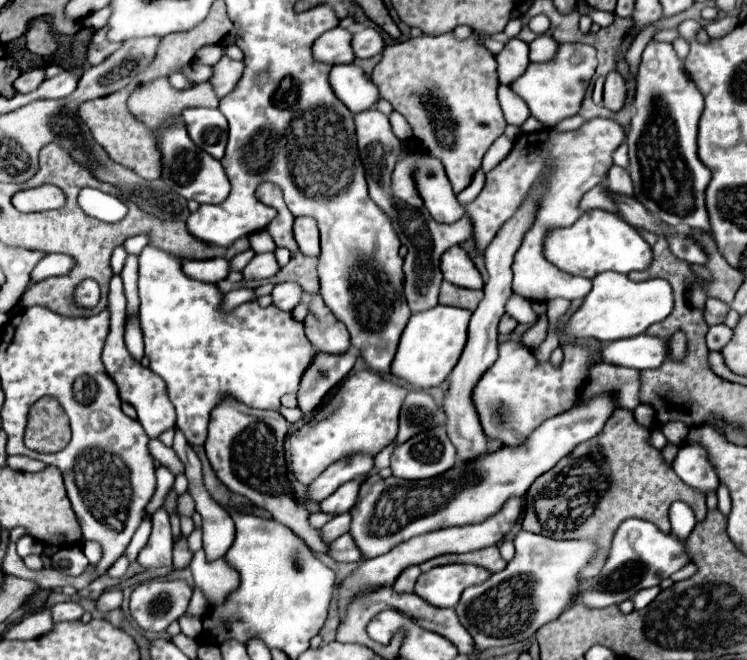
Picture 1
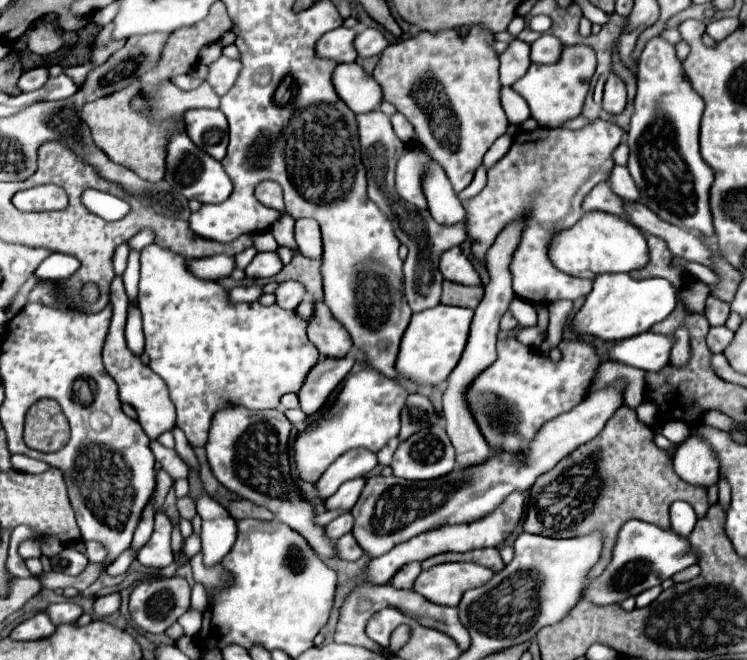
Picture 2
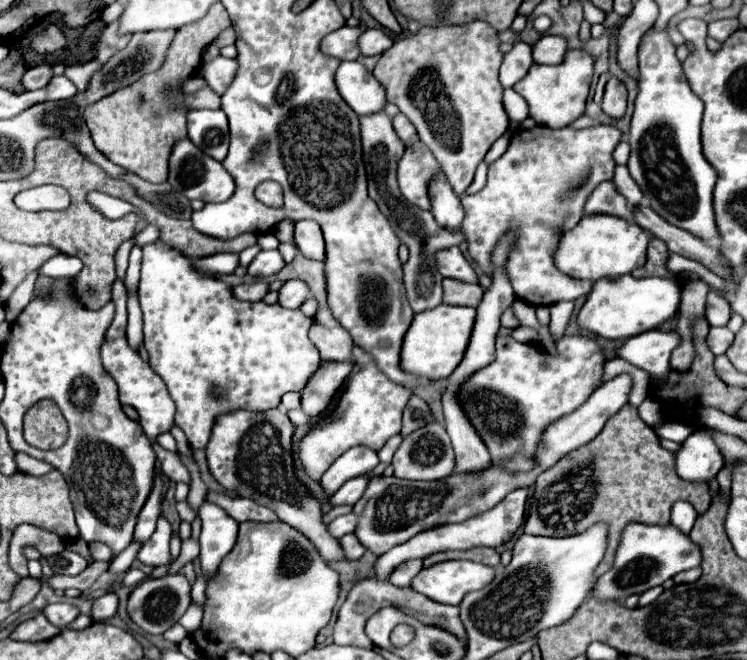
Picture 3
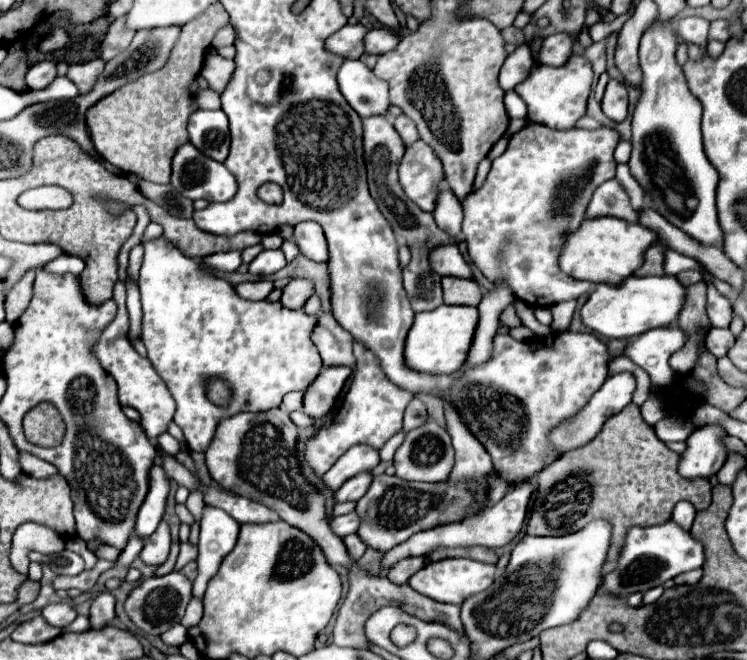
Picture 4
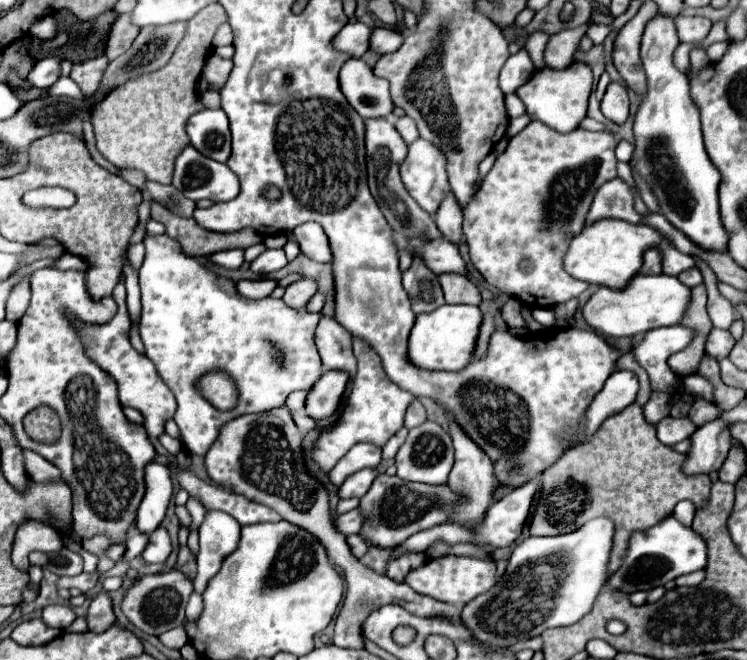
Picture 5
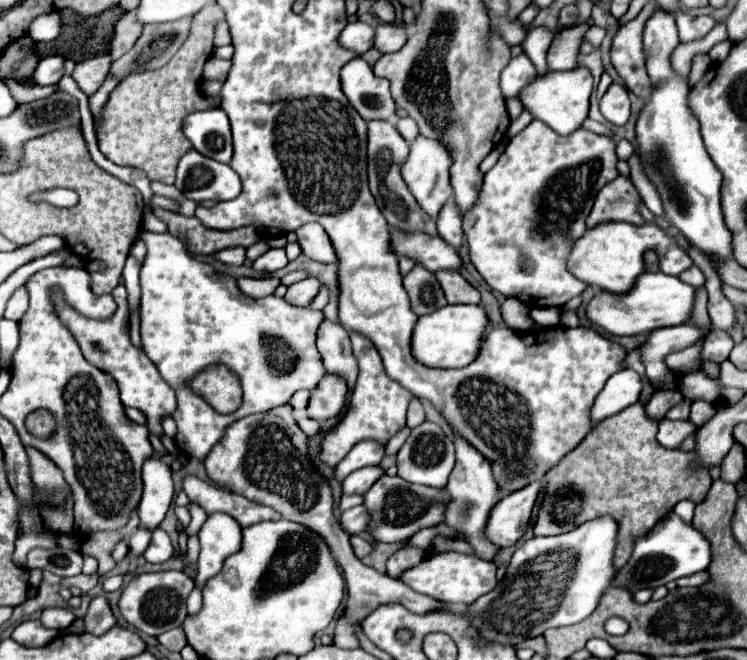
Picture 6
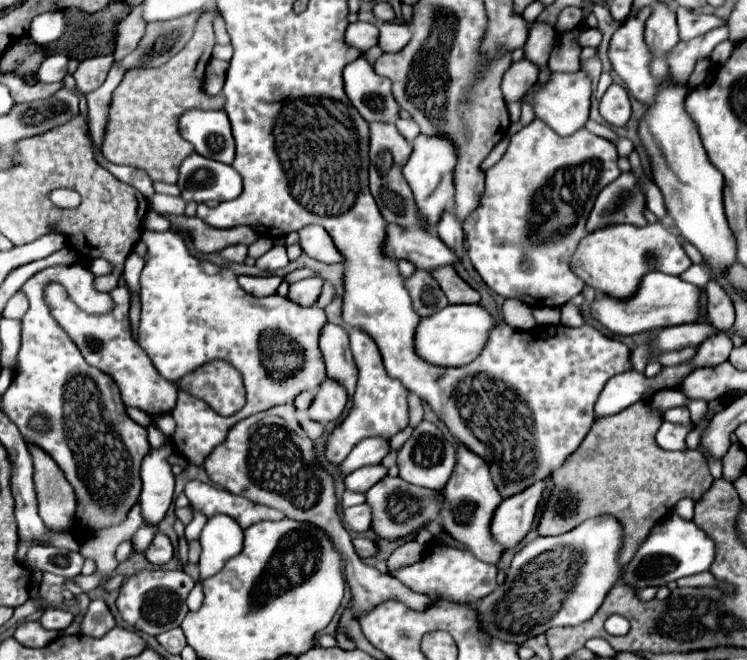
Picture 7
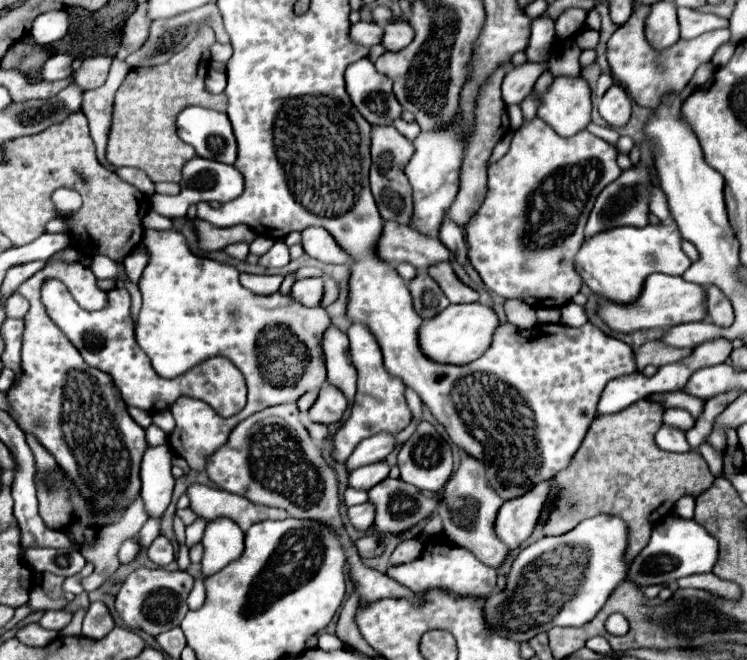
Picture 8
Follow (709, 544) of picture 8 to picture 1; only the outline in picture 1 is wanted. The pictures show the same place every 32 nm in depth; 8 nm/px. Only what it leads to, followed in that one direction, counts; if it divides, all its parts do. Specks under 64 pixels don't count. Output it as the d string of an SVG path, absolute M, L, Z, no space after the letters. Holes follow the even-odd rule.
M630 518L616 530L610 556L602 568L602 574L590 580L584 580L580 584L580 592L576 594L576 604L584 602L590 608L606 608L612 604L620 604L634 594L634 608L642 610L646 608L658 594L660 594L660 582L664 578L670 578L674 572L690 564L692 558L686 554L686 542L678 540L674 534L660 532L652 522ZM656 586L656 588L650 588ZM648 588L648 590L644 590ZM644 590L644 592L640 592Z

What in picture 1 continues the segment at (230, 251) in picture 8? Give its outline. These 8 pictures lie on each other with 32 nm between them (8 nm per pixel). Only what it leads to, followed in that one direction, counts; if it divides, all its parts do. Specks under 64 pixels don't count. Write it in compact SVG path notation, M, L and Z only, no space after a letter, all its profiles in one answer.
M210 258L210 260L184 260L182 268L188 276L198 278L202 282L218 284L230 274L230 260L226 258Z

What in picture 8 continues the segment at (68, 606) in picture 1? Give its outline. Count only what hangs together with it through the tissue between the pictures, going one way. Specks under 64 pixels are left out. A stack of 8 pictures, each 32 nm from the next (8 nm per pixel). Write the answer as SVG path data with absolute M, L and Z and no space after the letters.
M48 610L48 612L44 612L44 616L40 618L40 626L42 626L42 628L48 628L48 630L60 632L70 620L72 620L72 614L66 612L66 610Z

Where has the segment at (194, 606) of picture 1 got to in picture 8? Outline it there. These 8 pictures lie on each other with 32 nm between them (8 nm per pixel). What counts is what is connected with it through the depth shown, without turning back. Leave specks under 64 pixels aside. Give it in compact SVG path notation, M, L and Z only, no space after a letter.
M218 518L208 522L202 544L202 574L210 576L238 560L238 556L244 552L244 532L240 532L232 520Z

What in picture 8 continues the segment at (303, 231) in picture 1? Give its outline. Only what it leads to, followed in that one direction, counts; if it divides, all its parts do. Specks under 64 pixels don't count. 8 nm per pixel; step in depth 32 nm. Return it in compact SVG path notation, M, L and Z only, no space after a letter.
M312 226L302 232L302 246L308 256L320 262L328 262L328 264L350 264L352 262L350 254L334 240L332 234L328 234L320 226Z

